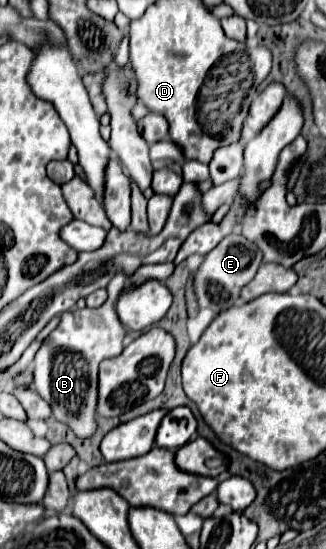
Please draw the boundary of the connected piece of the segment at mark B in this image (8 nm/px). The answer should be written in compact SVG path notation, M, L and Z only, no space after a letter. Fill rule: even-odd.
M115 276L107 286L109 298L99 308L77 308L61 316L57 328L43 340L33 360L33 386L53 408L53 416L65 422L79 438L89 438L95 432L97 404L97 368L105 358L119 356L123 350L125 330L117 318L115 302L125 288L125 278Z

